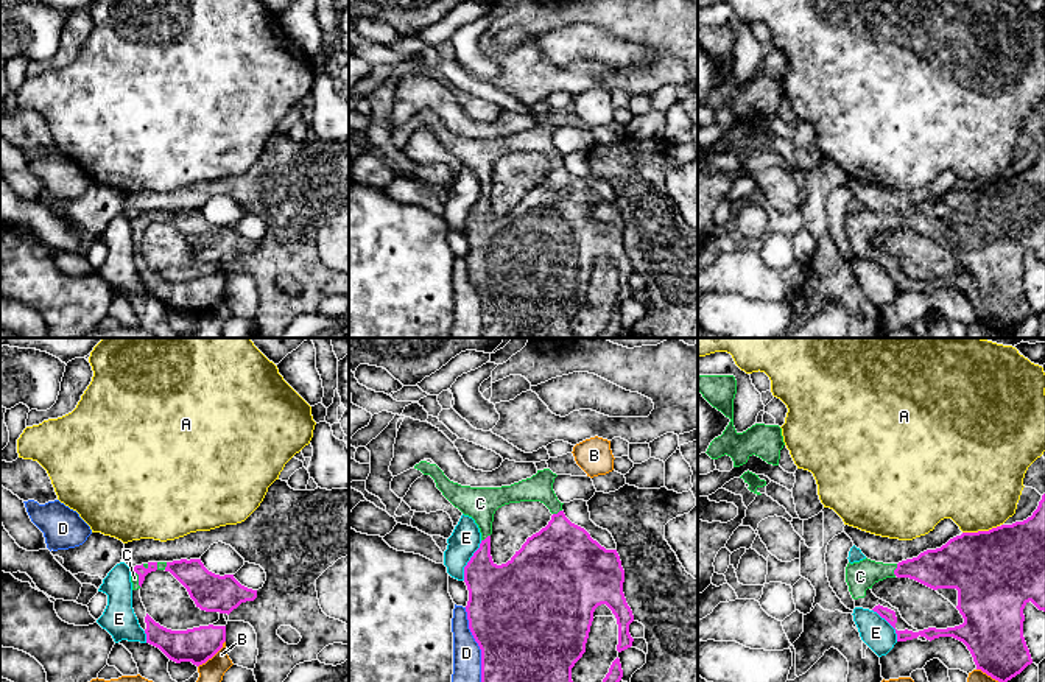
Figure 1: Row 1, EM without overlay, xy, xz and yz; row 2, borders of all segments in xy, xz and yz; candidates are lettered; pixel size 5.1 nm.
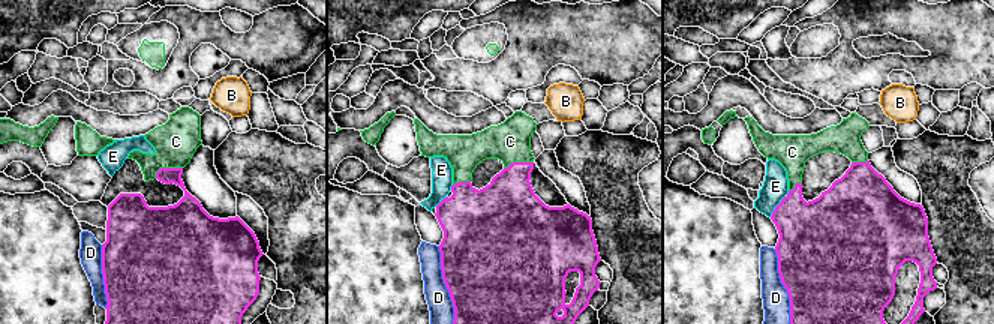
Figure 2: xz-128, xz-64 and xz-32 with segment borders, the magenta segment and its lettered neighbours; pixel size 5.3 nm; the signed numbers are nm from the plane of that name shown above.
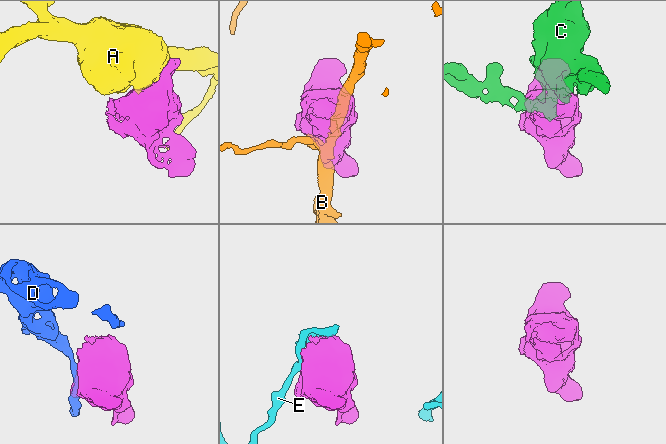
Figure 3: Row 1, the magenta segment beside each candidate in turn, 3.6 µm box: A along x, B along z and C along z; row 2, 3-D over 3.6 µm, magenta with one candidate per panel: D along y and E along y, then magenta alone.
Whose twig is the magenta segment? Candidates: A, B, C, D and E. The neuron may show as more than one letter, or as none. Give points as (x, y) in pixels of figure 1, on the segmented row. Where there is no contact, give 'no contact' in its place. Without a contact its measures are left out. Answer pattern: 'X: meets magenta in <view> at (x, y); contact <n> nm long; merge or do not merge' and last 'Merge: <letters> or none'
A: meets magenta in yz at (980, 531); contact 200 nm long; do not merge
B: meets magenta in xy at (212, 656); contact 200 nm long; do not merge
C: meets magenta in yz at (894, 570); contact 70 nm long; merge
D: meets magenta in xz at (478, 645); contact 400 nm long; do not merge
E: meets magenta in xz at (469, 561); contact 220 nm long; do not merge
Merge: C

